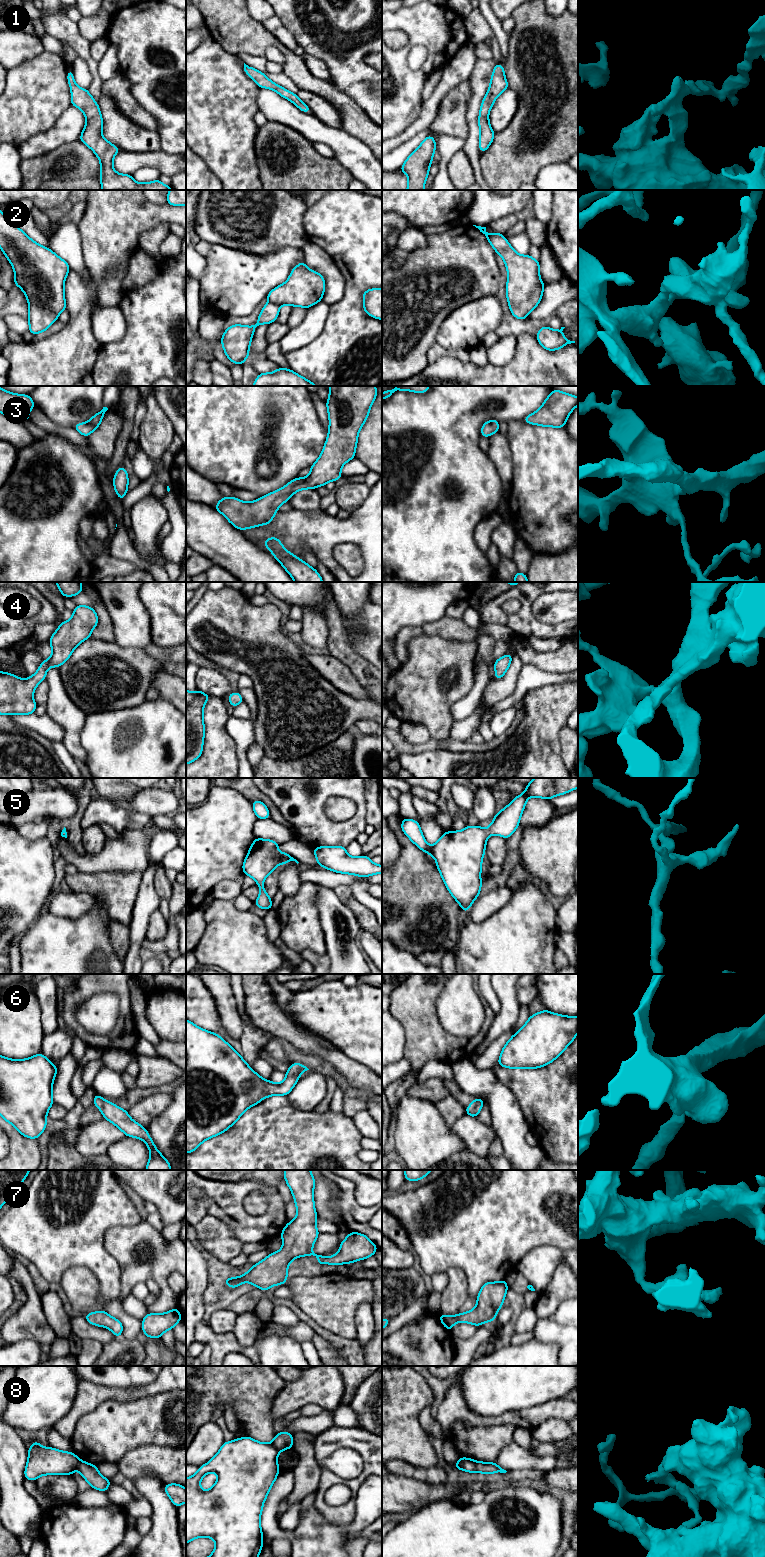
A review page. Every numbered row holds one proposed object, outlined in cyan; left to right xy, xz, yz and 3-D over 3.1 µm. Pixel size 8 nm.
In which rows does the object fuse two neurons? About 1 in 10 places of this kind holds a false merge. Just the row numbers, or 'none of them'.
8

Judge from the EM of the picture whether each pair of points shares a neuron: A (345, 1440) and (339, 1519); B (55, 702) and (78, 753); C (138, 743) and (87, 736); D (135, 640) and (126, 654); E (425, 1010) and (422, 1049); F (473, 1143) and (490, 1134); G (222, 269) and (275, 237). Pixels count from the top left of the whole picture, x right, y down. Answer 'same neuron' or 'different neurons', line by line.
A: same neuron
B: same neuron
C: same neuron
D: different neurons
E: same neuron
F: same neuron
G: different neurons

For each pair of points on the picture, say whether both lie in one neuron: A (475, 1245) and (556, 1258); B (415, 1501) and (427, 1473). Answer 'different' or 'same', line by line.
A: different
B: different

